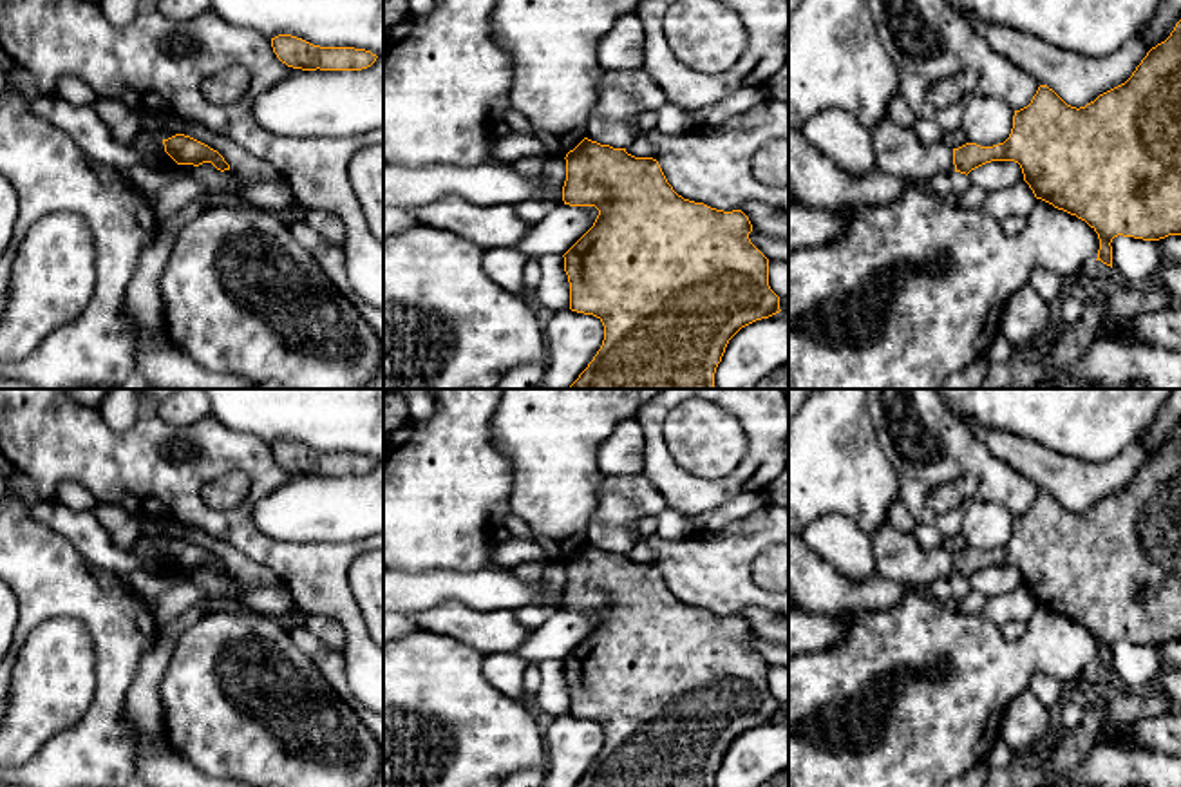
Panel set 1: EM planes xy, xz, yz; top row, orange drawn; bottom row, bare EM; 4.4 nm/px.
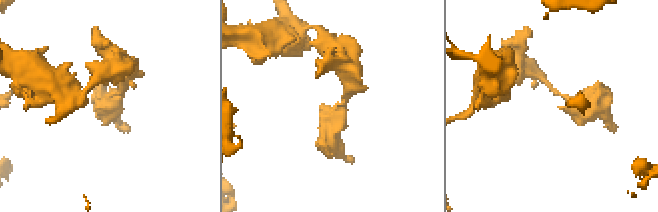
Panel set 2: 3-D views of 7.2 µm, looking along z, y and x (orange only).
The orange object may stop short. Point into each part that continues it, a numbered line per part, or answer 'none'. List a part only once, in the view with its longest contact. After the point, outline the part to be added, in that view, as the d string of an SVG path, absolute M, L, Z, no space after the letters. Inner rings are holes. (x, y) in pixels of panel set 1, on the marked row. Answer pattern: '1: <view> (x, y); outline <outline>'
none

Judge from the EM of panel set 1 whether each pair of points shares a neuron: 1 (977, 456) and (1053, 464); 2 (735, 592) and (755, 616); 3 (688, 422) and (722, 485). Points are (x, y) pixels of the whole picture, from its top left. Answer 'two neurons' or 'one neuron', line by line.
1: two neurons
2: two neurons
3: two neurons

